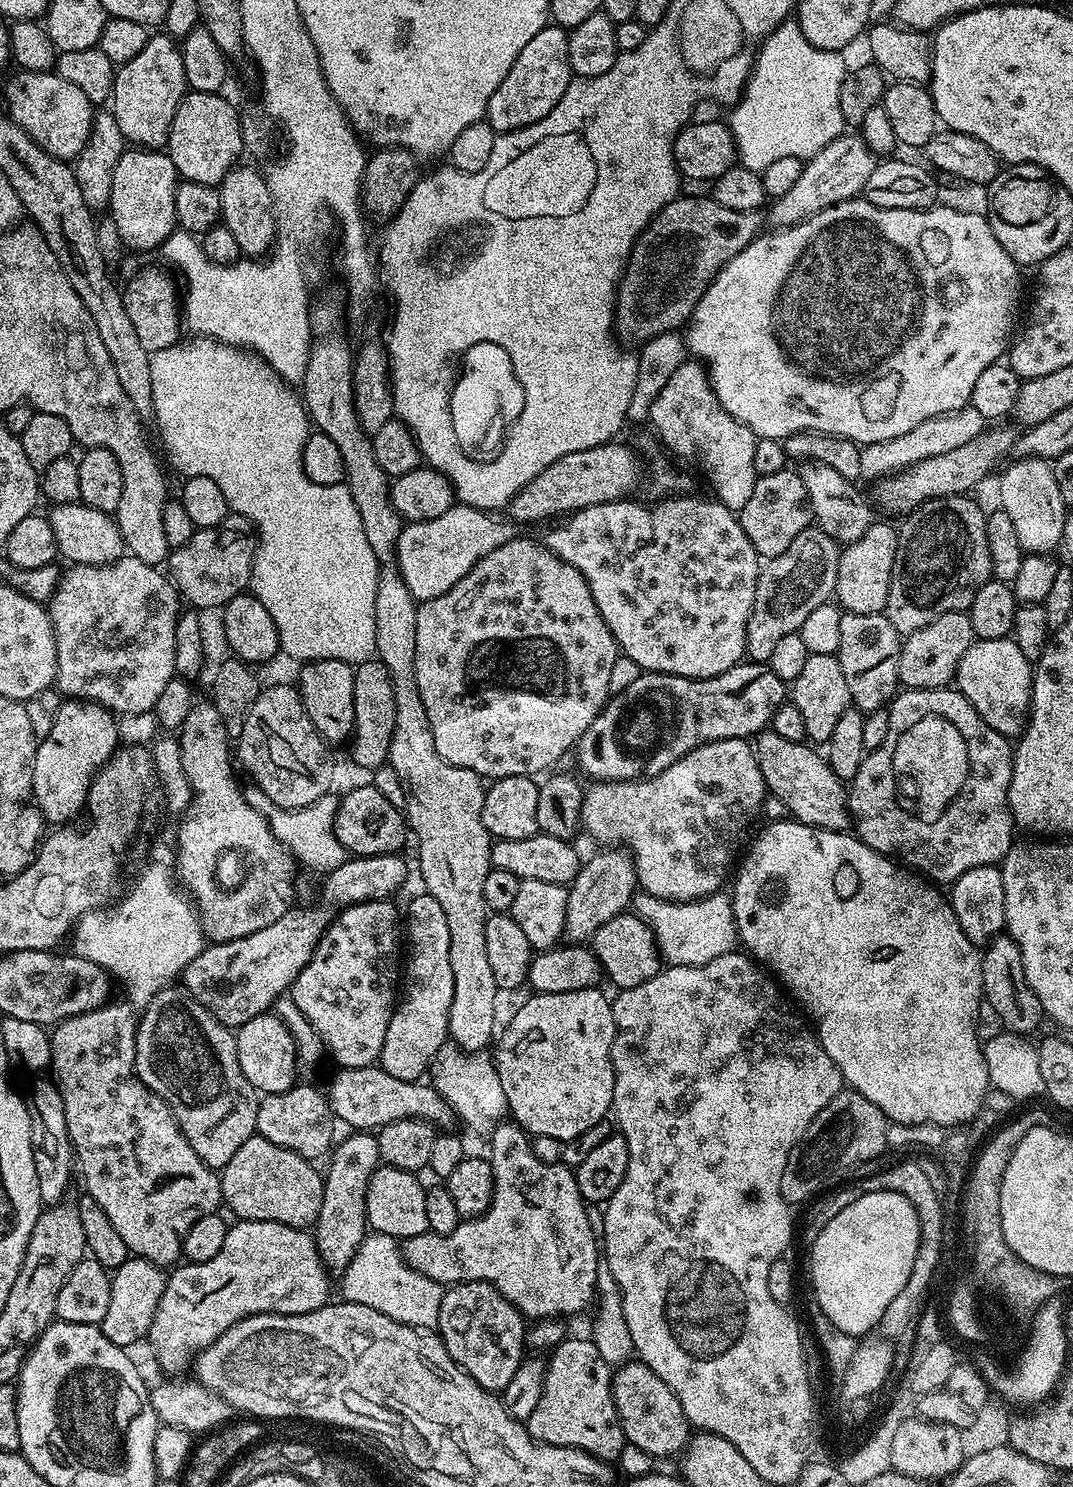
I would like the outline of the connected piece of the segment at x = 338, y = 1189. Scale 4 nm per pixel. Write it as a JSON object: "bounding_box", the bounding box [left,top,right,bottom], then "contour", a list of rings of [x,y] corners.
{"bounding_box":[314,1130,382,1274],"contour":[[[356,1130],[348,1135],[352,1136],[346,1137],[344,1141],[341,1139],[330,1153],[328,1172],[326,1168],[323,1173],[322,1210],[318,1210],[314,1225],[316,1248],[323,1256],[325,1265],[336,1274],[343,1273],[344,1268],[350,1266],[350,1258],[358,1254],[358,1246],[362,1246],[364,1237],[370,1231],[366,1214],[366,1190],[370,1178],[382,1164],[378,1142],[371,1131]]]}

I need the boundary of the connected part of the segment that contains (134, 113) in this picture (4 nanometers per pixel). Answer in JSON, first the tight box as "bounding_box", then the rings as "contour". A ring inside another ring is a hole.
{"bounding_box":[110,34,189,150],"contour":[[[167,34],[159,35],[149,35],[142,50],[134,58],[130,58],[130,62],[116,68],[110,101],[110,111],[114,114],[114,118],[118,122],[118,130],[122,130],[125,141],[129,145],[149,150],[160,150],[167,145],[174,114],[182,102],[184,93],[189,91],[186,74],[182,70],[182,54],[177,41]]]}

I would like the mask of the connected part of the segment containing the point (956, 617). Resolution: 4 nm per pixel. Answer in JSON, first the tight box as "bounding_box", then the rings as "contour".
{"bounding_box":[898,612,976,688],"contour":[[[951,612],[942,614],[942,618],[934,618],[930,626],[922,626],[922,630],[914,630],[903,637],[898,658],[898,674],[900,684],[910,688],[942,688],[951,685],[956,679],[958,662],[962,662],[962,654],[976,639],[970,626],[967,612]]]}

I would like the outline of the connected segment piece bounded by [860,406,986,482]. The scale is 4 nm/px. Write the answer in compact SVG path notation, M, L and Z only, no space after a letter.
M970 406L947 416L935 416L910 430L906 434L898 434L898 438L890 438L886 442L874 442L861 447L862 477L865 481L875 482L894 472L909 468L912 464L922 462L926 458L934 458L938 454L946 454L957 446L966 446L966 442L974 439L979 432L983 432L986 422L978 410Z

